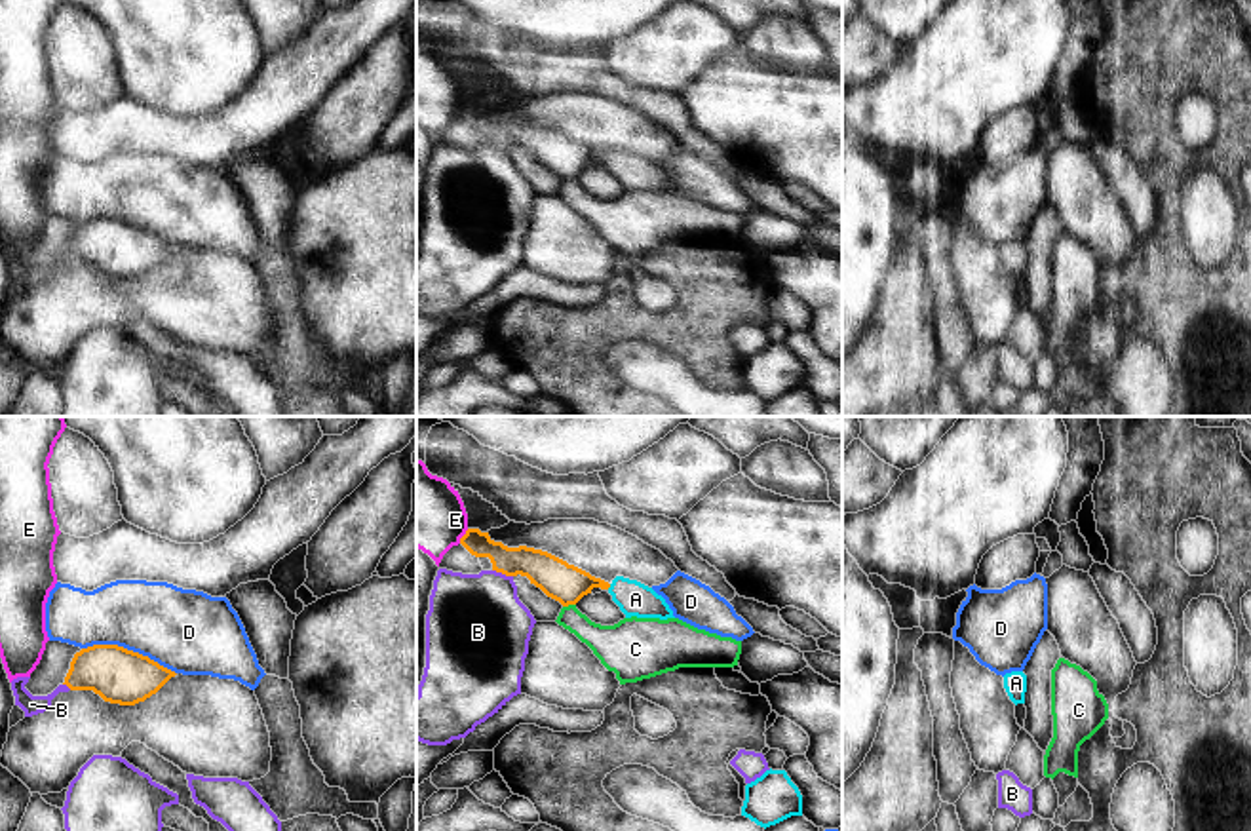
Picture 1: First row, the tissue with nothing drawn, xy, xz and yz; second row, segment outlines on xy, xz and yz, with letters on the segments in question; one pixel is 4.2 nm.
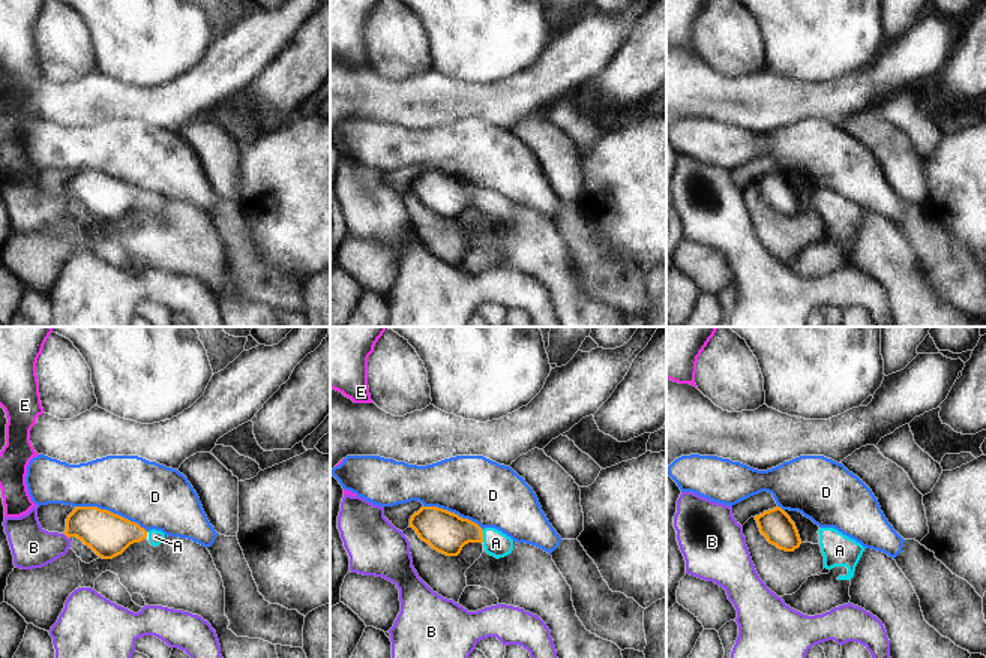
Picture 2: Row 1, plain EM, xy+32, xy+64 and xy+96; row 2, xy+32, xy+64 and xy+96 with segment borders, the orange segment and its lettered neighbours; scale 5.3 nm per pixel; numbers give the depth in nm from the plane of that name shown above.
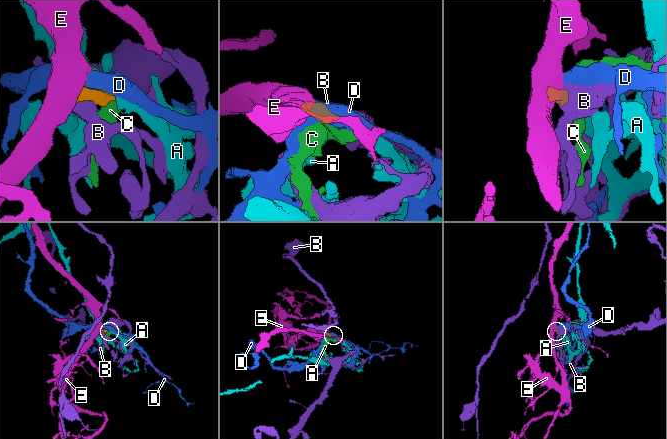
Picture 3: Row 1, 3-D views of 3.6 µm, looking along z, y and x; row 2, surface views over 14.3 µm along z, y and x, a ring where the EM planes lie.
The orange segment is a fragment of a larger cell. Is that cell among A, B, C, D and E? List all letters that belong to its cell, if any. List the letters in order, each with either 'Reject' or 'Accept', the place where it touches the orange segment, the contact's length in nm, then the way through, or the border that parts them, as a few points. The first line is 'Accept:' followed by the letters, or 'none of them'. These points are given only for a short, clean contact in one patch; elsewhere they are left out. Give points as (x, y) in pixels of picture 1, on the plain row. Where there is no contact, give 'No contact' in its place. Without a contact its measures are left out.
Accept: A
A: Accept. Touches orange at xz (609, 160). Shared border 30 nm. Path across: xz (559, 154), (609, 160), (620, 162), (635, 173)
B: Reject. Touches orange at xz (502, 147). Shared border 90 nm. Boundary: xz (493, 143), (512, 151)
C: Reject. Touches orange at xz (569, 177). Shared border 60 nm
D: Reject. Touches orange at xy (130, 225). Shared border 420 nm
E: Reject. Touches orange at xz (462, 111). Shared border 80 nm. Boundary: xz (468, 103), (459, 116)

